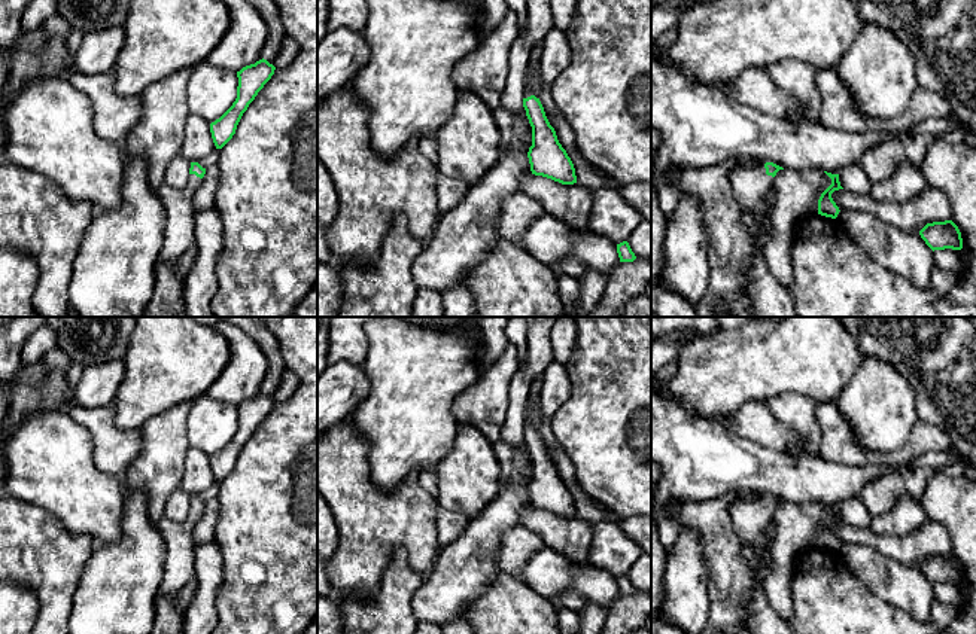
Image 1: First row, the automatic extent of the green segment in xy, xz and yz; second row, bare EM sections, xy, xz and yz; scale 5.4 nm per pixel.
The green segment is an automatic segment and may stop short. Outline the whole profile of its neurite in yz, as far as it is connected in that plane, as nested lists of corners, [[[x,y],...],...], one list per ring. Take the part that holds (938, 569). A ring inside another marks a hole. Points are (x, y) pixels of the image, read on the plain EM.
[[[952,554],[927,557],[919,564],[919,569],[933,585],[945,582],[963,582],[961,566]]]

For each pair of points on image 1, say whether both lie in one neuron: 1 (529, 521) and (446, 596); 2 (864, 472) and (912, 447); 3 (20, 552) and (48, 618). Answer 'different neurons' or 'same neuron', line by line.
1: different neurons
2: different neurons
3: same neuron

